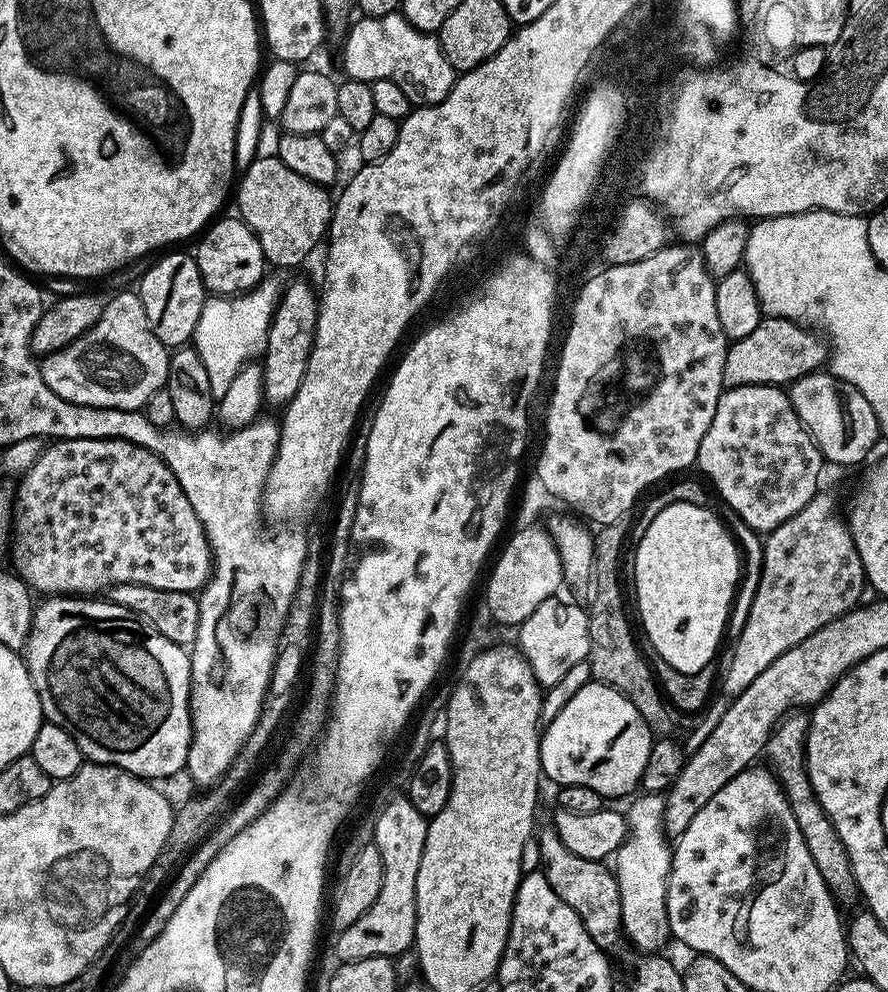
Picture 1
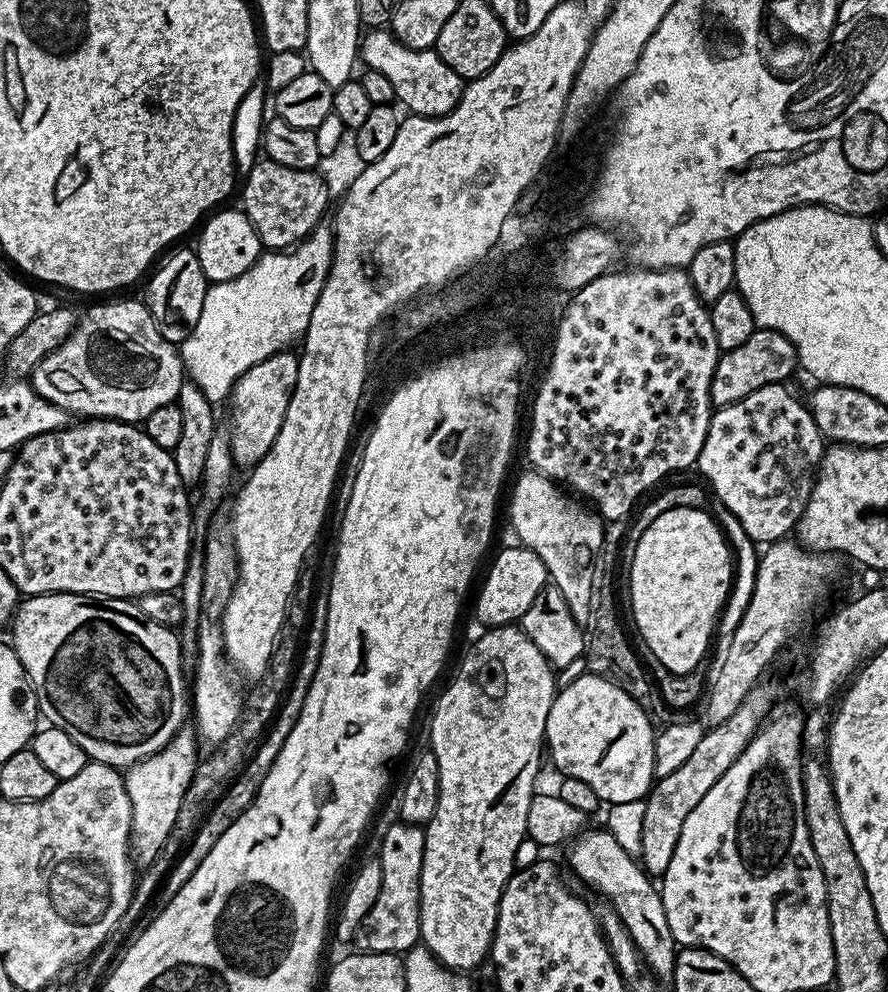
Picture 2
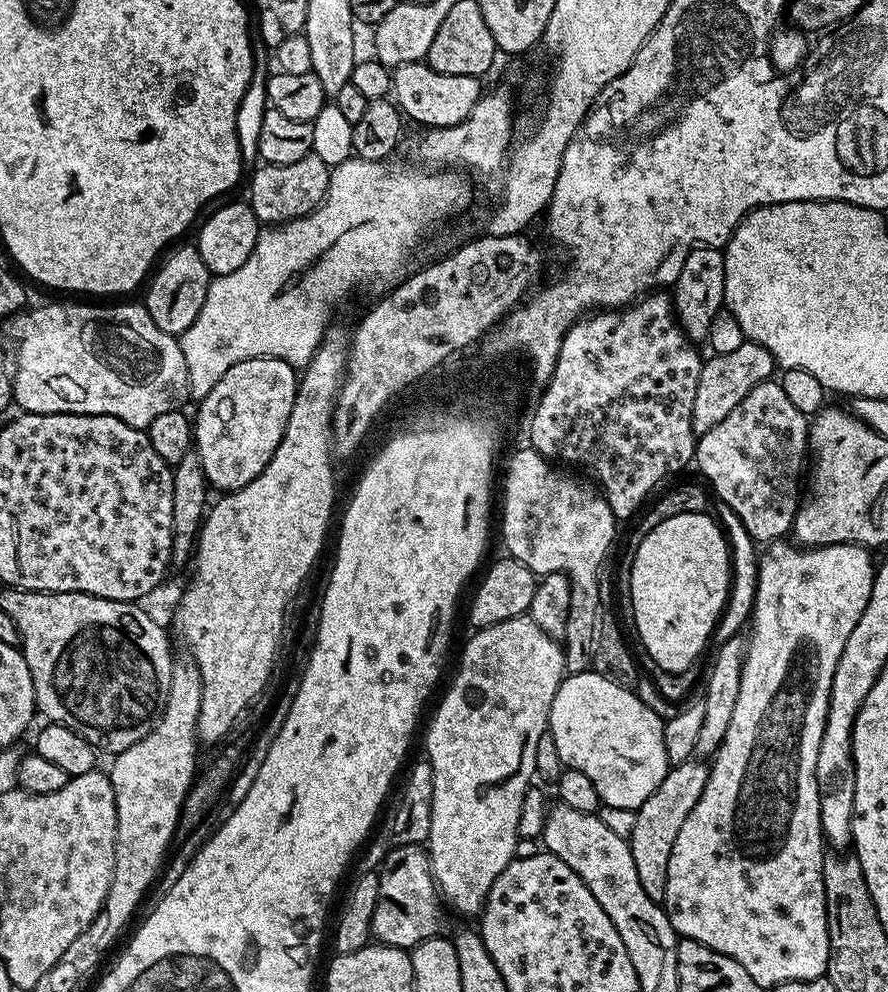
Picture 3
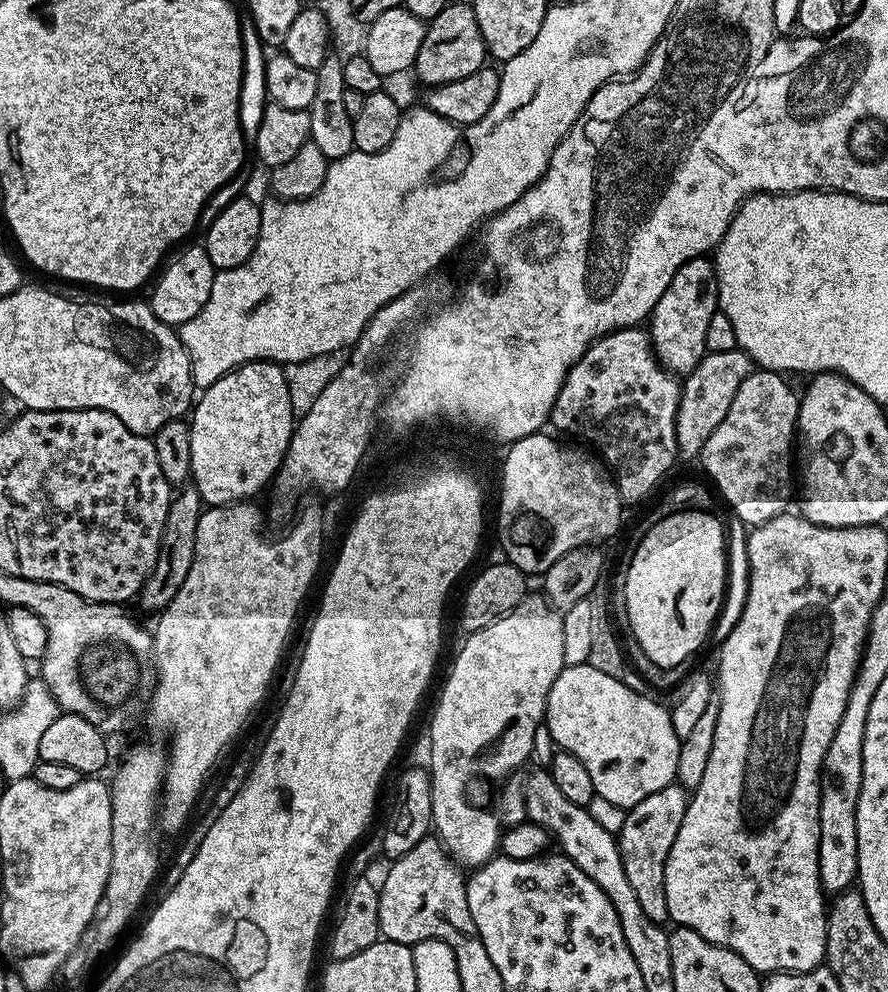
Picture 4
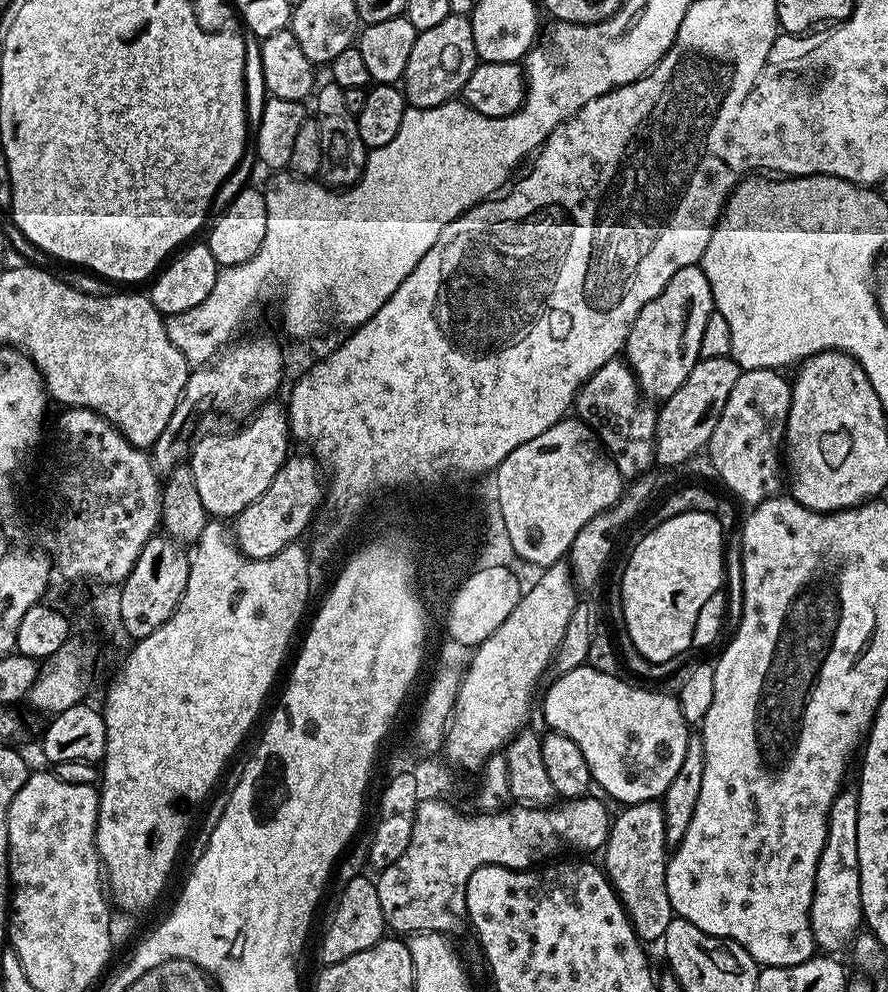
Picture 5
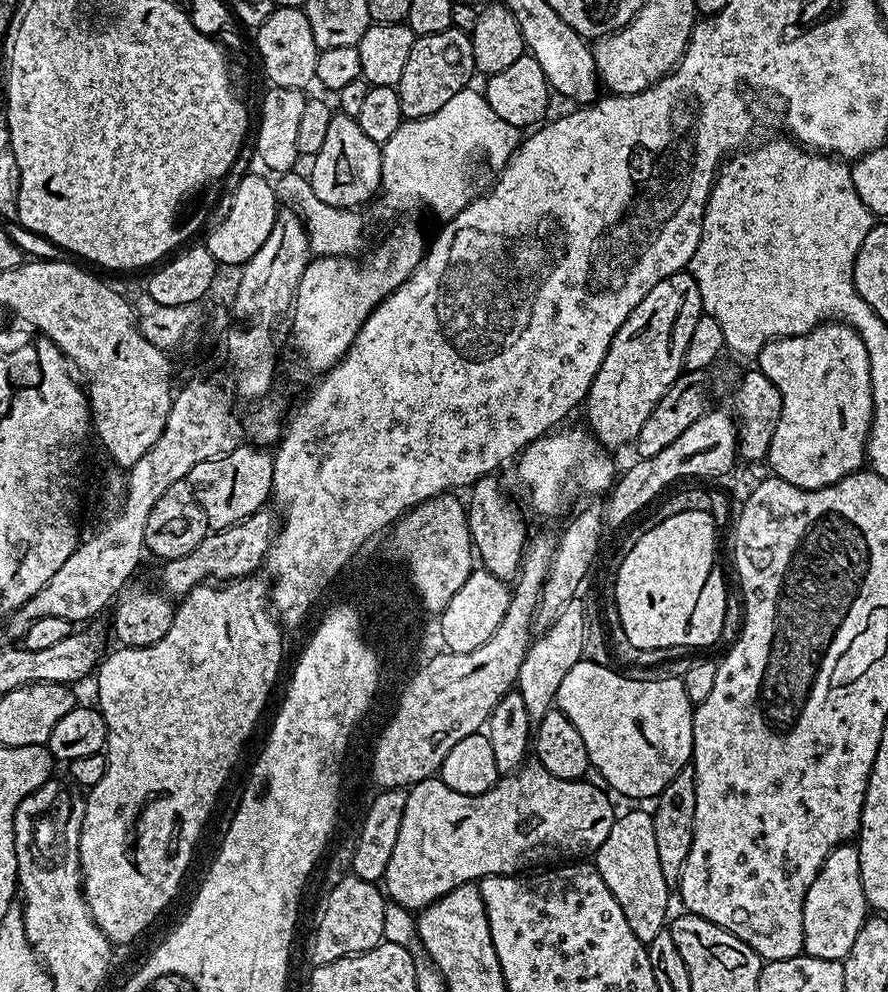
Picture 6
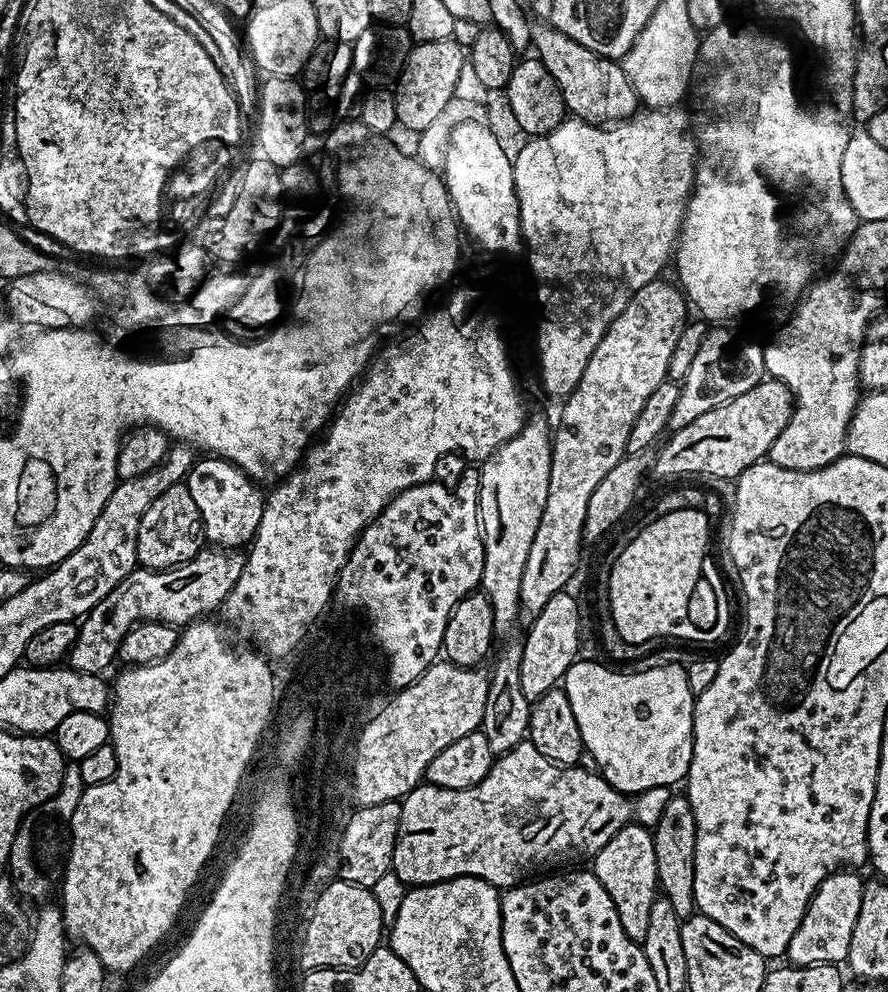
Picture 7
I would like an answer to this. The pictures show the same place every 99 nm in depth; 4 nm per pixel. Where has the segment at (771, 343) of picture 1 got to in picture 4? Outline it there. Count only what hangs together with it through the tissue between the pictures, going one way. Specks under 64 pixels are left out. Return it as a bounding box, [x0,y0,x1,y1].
[676,348,753,457]

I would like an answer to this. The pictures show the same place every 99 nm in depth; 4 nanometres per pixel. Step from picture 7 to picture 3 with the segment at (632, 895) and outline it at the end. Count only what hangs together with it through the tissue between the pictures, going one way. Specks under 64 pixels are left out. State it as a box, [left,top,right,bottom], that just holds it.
[627,758,709,902]

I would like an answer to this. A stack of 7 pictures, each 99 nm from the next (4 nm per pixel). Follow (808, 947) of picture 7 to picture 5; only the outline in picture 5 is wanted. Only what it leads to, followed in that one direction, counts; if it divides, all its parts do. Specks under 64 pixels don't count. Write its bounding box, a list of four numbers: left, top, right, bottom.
[810,786,862,954]

